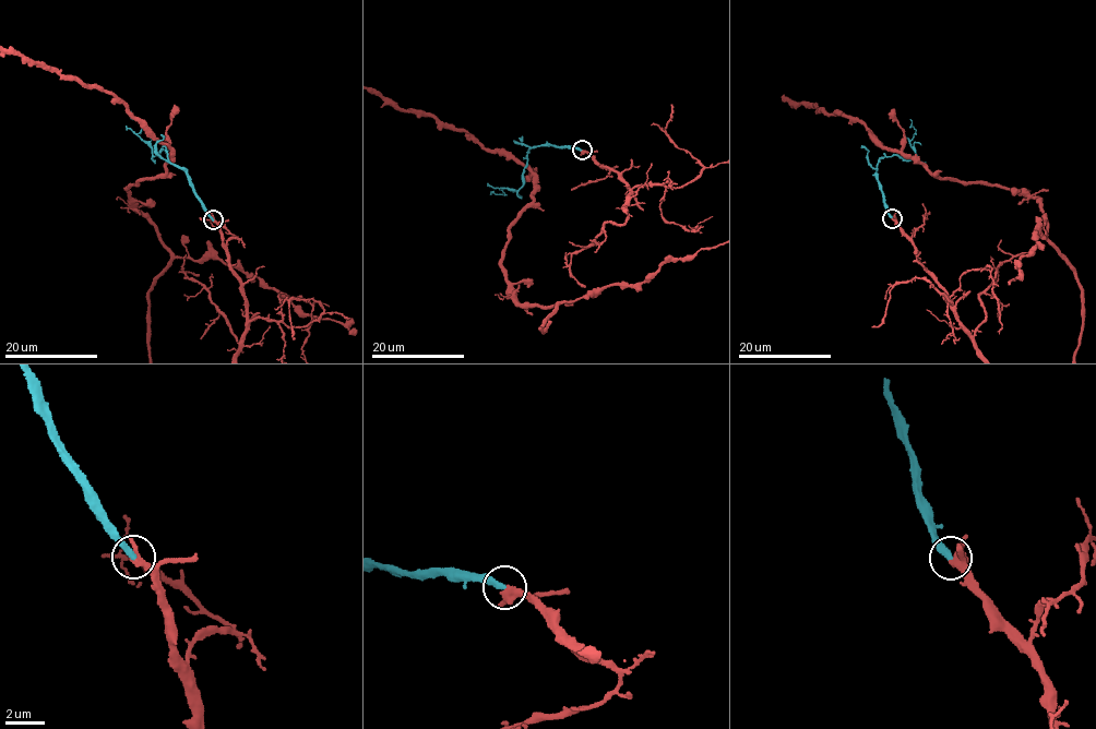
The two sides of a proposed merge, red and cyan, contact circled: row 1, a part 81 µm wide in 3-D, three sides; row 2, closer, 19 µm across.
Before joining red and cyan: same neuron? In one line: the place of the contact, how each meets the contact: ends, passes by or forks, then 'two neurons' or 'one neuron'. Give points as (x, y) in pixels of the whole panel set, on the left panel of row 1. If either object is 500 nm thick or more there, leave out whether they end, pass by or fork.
place (213, 219); red passes by; cyan ends; one neuron

